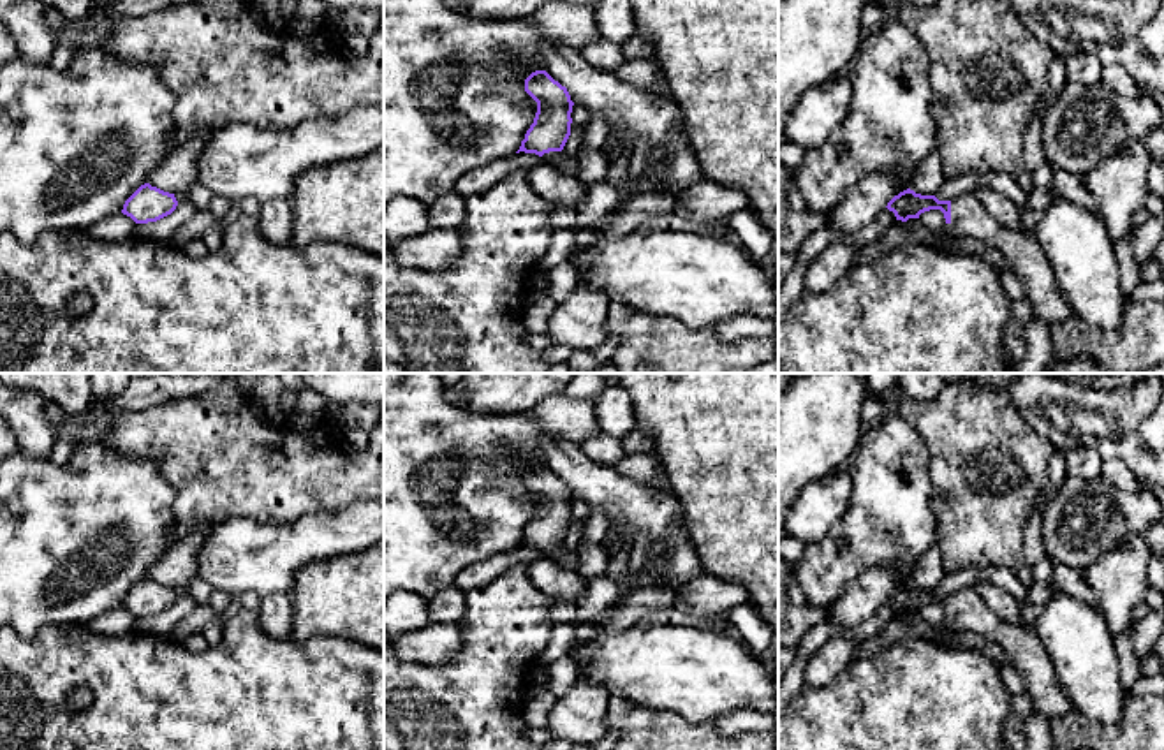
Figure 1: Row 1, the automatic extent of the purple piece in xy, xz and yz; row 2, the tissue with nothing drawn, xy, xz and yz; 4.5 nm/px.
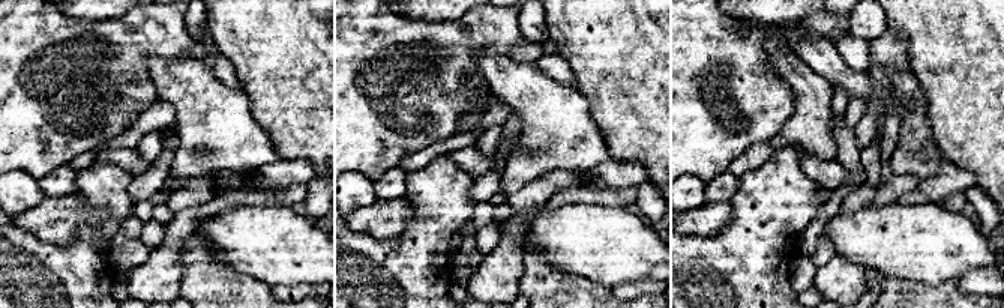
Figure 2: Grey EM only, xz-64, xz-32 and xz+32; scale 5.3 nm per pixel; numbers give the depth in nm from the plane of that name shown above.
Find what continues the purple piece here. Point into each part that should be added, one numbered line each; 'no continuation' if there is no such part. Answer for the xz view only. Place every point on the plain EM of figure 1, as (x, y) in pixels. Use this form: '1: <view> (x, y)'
1: xz (553, 553)

